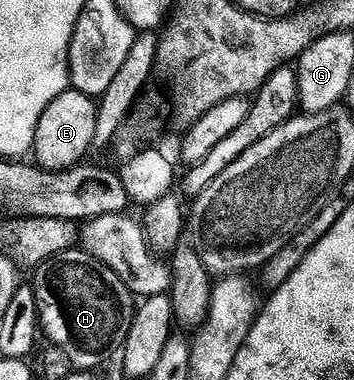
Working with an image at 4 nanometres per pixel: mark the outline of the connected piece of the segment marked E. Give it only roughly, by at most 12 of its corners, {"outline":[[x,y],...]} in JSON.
{"outline":[[68,88],[43,111],[32,156],[51,173],[93,149],[98,102]]}

